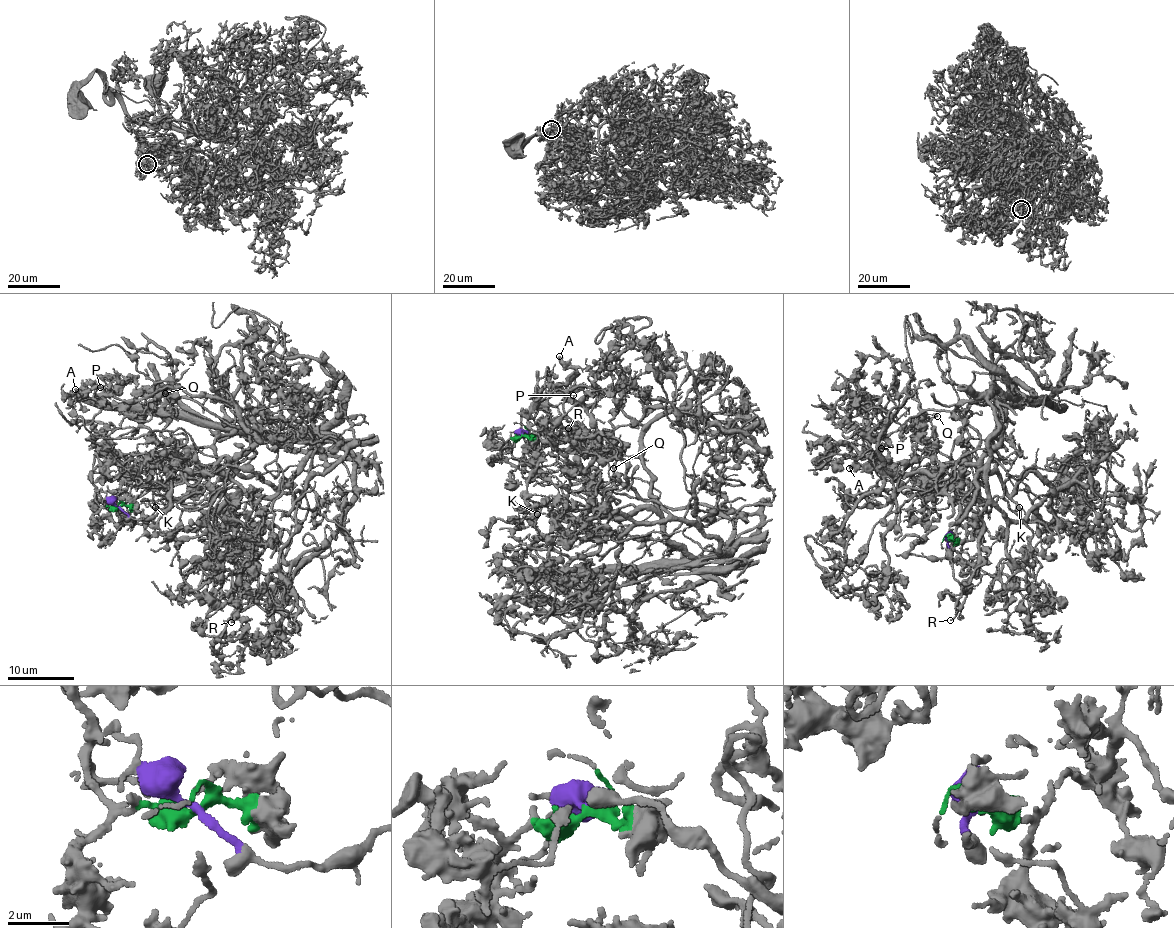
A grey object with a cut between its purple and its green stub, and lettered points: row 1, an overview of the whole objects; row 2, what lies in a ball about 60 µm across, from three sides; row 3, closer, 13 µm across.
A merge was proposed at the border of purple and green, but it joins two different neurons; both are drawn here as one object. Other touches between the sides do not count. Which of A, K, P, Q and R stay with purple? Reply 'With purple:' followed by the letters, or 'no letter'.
With purple: K, R

